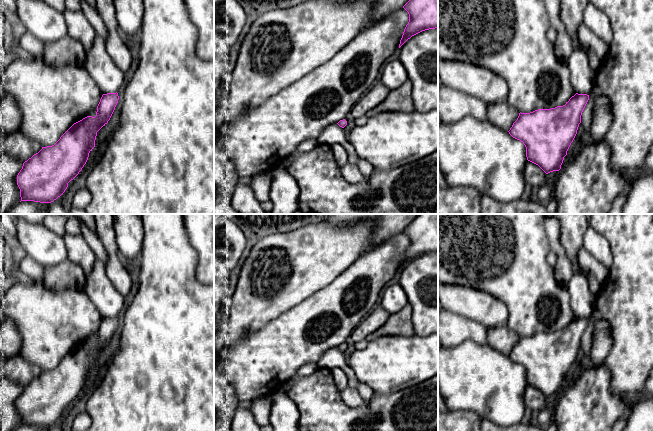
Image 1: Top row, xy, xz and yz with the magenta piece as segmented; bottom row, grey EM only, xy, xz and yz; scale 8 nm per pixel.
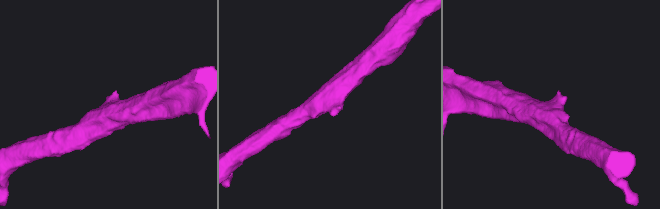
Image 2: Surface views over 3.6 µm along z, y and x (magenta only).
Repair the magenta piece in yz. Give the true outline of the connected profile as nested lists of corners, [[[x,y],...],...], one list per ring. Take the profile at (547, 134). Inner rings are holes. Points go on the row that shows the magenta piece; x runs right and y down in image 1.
[[[576,93],[563,106],[538,109],[530,113],[520,112],[508,132],[513,138],[520,140],[525,145],[528,161],[538,165],[546,174],[559,171],[577,134],[581,115],[588,100],[589,95]]]

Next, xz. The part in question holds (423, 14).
[[[409,0],[403,8],[409,14],[399,48],[412,36],[438,28],[438,0]]]

